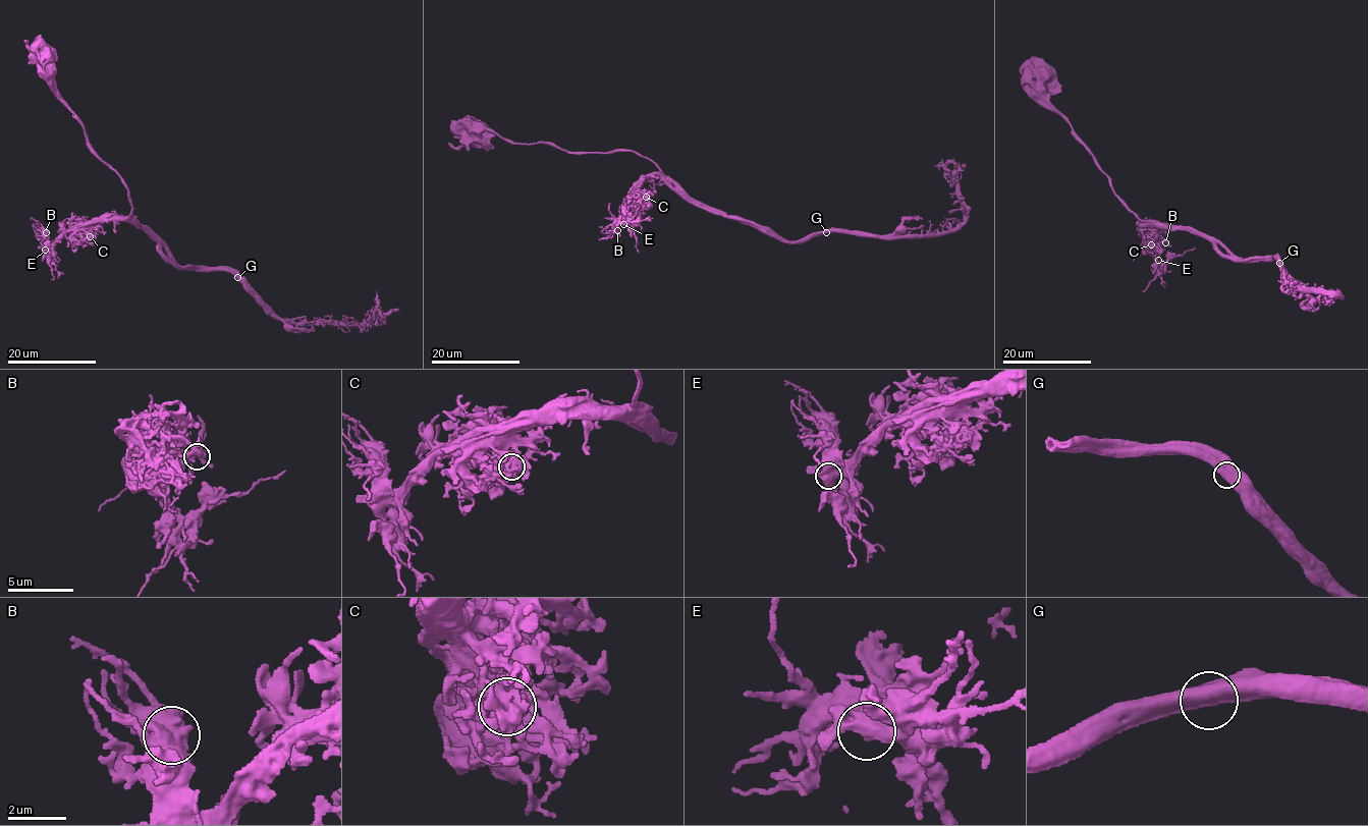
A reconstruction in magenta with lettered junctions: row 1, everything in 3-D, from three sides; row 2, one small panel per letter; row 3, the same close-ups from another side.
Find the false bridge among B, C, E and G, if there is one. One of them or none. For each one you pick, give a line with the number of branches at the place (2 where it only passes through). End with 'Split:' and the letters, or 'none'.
G: branches 2
Split: G

